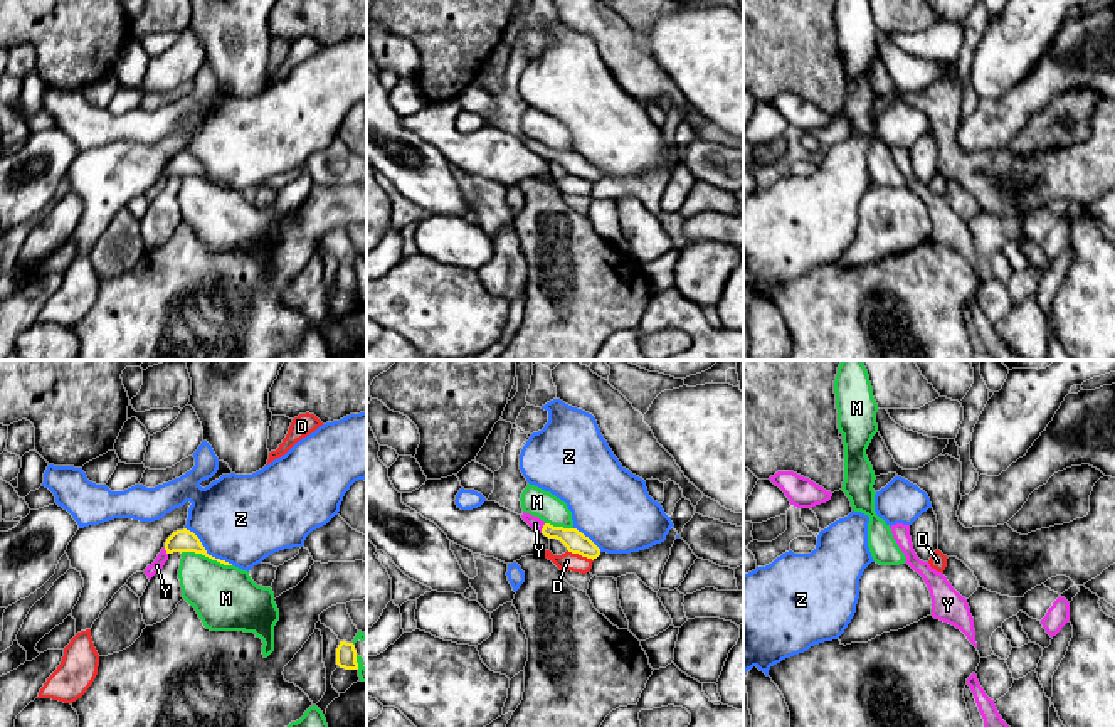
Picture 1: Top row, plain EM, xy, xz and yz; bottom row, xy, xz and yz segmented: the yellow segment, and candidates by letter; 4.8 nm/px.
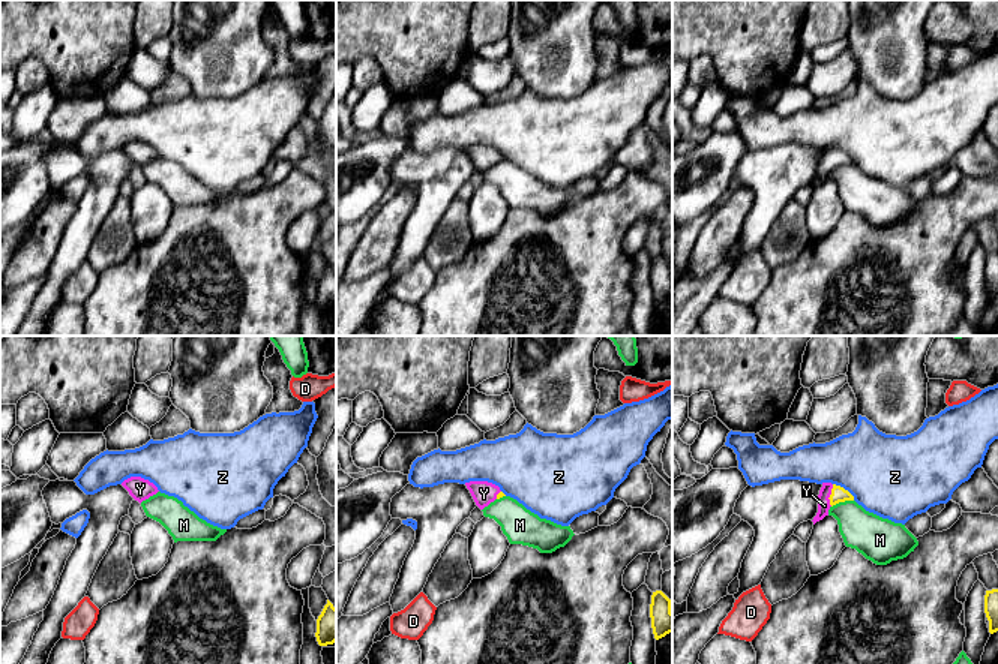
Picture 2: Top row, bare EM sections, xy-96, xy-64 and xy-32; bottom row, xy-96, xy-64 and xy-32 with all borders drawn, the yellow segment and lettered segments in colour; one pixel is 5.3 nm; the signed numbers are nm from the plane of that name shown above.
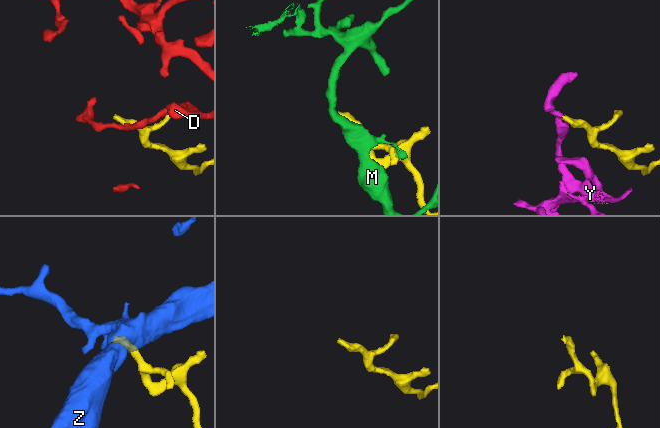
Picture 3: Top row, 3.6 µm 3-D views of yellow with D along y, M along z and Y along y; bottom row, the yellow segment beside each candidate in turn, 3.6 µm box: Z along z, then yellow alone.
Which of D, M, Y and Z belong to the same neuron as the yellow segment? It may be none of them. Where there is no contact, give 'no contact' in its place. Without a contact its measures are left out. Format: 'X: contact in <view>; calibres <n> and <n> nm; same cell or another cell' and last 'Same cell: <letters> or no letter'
D: contact in xz; calibres 110 and 90 nm; another cell
M: contact in xy; calibres 110 and 300 nm; another cell
Y: contact in xz; calibres 110 and 60 nm; same cell
Z: contact in xy; calibres 110 and 440 nm; another cell
Same cell: Y

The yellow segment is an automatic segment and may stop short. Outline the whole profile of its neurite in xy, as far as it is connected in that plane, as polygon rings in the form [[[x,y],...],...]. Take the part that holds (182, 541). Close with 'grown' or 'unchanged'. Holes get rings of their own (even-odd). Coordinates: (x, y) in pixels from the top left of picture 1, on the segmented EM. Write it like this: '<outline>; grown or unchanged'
[[[183,528],[183,530],[173,532],[166,539],[165,547],[161,549],[161,552],[158,554],[155,562],[145,569],[145,574],[148,576],[148,579],[151,579],[155,574],[158,574],[163,569],[165,562],[168,560],[168,555],[173,552],[180,552],[180,554],[195,552],[195,554],[202,554],[212,560],[217,560],[224,565],[232,565],[225,560],[209,555],[205,547],[202,545],[200,539],[193,532]]]; grown

